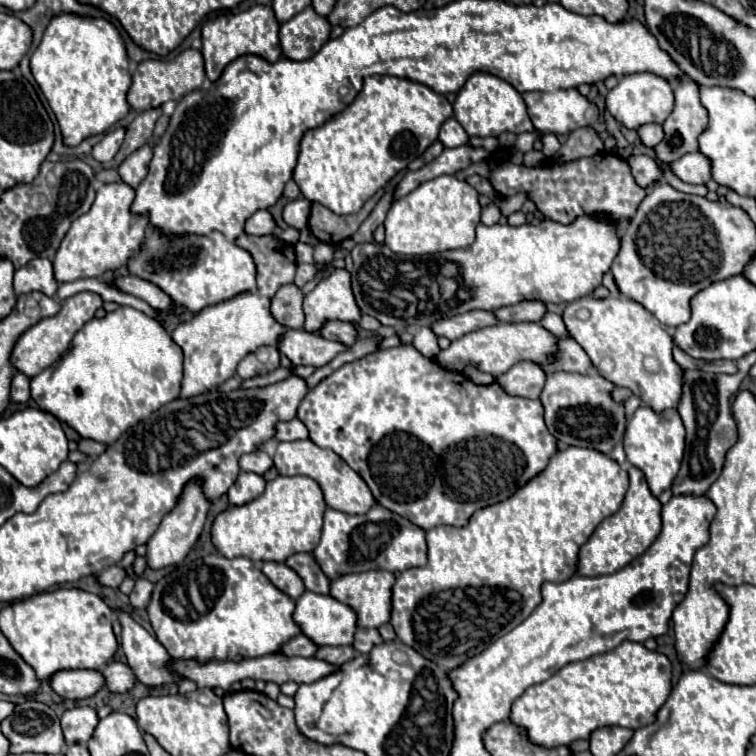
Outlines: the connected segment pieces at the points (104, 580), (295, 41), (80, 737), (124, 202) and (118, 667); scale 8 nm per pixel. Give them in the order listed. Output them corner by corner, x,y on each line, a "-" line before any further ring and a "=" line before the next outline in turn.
113,565
113,567
107,567
103,569
99,575
97,575
97,581
105,587
119,587
121,581
125,577
125,571
119,567
119,565
=
305,7
287,23
281,23
279,41
283,57
293,61
307,61
329,41
331,25
325,17
317,15
313,7
=
91,707
67,709
61,717
61,727
67,743
87,743
99,723
97,711
=
109,183
97,191
91,211
71,225
53,259
53,273
59,283
101,277
105,271
117,271
129,263
131,255
141,247
147,227
145,217
131,215
129,211
133,197
135,191
125,183
=
109,661
101,673
105,675
105,681
107,681
107,689
113,691
113,693
125,693
133,687
135,683
135,677
131,673
131,669
123,663
117,663
117,661

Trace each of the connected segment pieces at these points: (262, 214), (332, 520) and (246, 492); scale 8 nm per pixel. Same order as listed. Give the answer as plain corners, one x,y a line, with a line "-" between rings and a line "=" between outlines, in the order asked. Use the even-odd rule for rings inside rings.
257,211
245,223
245,233
257,235
257,237
271,235
275,229
277,229
277,225
275,225
275,221
273,221
273,217
271,217
269,211
=
375,503
371,511
363,515
347,515
335,509
327,509
321,541
315,547
313,557
329,579
369,569
387,569
391,573
401,573
411,567
427,565
427,541
421,527
415,527
409,519
381,507
379,503
=
241,471
227,495
229,495
229,503
239,507
239,505
247,505
253,499
257,499
263,491
265,491
265,479
261,475

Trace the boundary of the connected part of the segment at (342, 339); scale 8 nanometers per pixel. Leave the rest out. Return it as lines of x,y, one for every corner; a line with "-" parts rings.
329,321
323,325
323,329
319,331
321,337
337,341
337,343
347,343
347,347
351,347
357,339
359,333
351,323
343,323
343,321

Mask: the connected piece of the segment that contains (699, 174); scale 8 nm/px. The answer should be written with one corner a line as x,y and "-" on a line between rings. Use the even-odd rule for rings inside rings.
687,153
681,159
677,159
675,163
671,163
671,171
685,183
709,183
711,181
711,161
701,153

